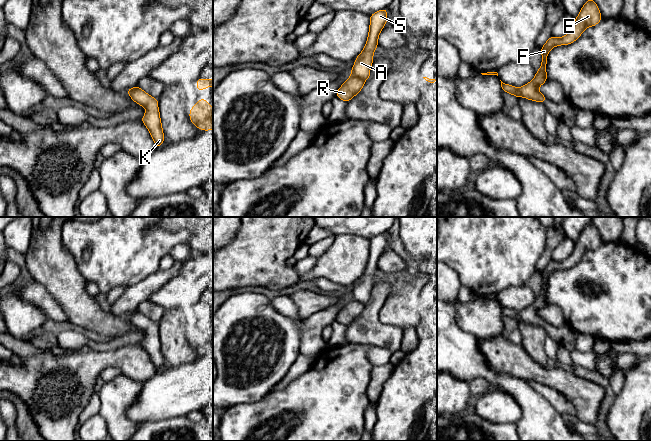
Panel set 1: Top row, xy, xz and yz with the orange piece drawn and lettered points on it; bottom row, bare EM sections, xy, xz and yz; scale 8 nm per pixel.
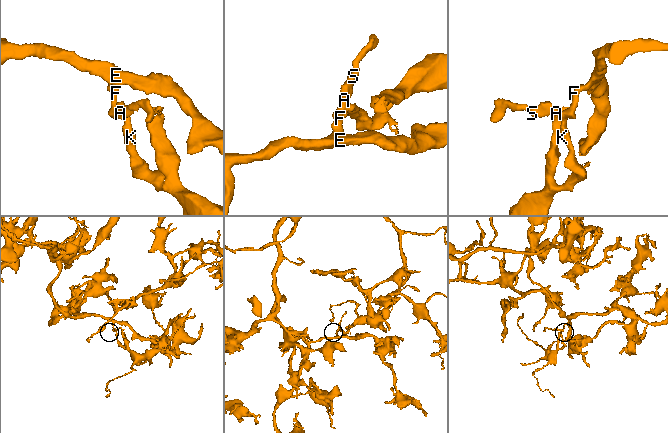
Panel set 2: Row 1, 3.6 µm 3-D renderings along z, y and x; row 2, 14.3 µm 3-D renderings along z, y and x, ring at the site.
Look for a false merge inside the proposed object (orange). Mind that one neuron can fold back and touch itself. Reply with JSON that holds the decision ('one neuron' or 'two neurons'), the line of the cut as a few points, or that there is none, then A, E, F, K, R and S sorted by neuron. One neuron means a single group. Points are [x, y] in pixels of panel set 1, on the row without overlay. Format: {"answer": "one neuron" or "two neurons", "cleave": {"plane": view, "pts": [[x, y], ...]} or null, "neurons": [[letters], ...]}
{"answer": "two neurons", "cleave": {"plane": "xz", "pts": [[352, 298], [364, 304]]}, "neurons": [["A", "K", "S"], ["E", "F", "R"]]}

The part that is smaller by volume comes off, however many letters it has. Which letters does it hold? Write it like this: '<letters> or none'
A, K, S

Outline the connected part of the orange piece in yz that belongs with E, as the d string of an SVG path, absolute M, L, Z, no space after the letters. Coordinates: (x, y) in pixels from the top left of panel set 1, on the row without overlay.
M591 221L581 232L580 238L575 242L571 255L560 262L551 260L540 273L542 279L541 291L532 305L519 312L521 320L532 325L544 327L546 321L539 316L538 311L547 305L546 289L549 275L555 270L573 267L587 251L597 249L601 243L602 239L599 232Z

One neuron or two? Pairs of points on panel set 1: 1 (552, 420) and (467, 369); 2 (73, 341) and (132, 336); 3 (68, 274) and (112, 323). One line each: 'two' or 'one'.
1: one
2: one
3: one

